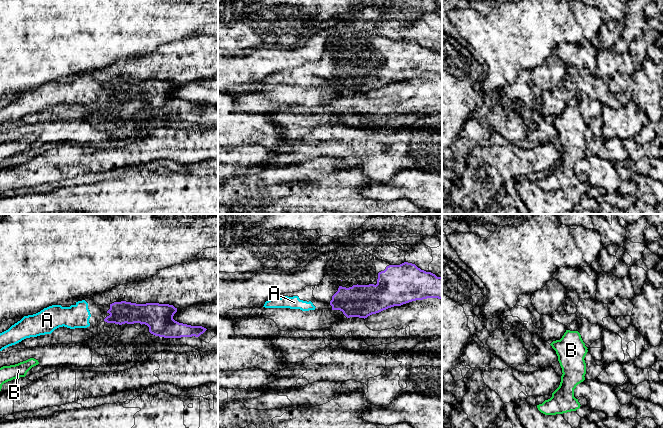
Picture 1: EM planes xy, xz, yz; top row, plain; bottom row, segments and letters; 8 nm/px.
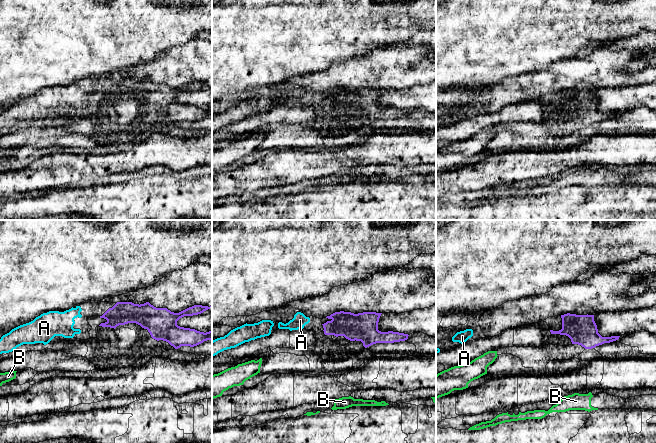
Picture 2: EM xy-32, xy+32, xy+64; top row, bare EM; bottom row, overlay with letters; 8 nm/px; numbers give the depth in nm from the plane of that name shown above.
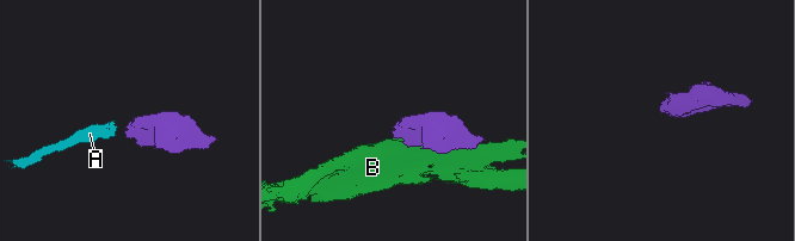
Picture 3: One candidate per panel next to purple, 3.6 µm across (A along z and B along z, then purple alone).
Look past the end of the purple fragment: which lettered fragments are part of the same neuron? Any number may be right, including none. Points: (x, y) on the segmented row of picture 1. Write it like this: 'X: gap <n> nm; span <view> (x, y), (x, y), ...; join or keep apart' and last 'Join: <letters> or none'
A: gap 110 nm; span xy (104, 319), (90, 316); join
B: gap 600 nm; span xy (104, 320), (37, 360); keep apart
Join: A

